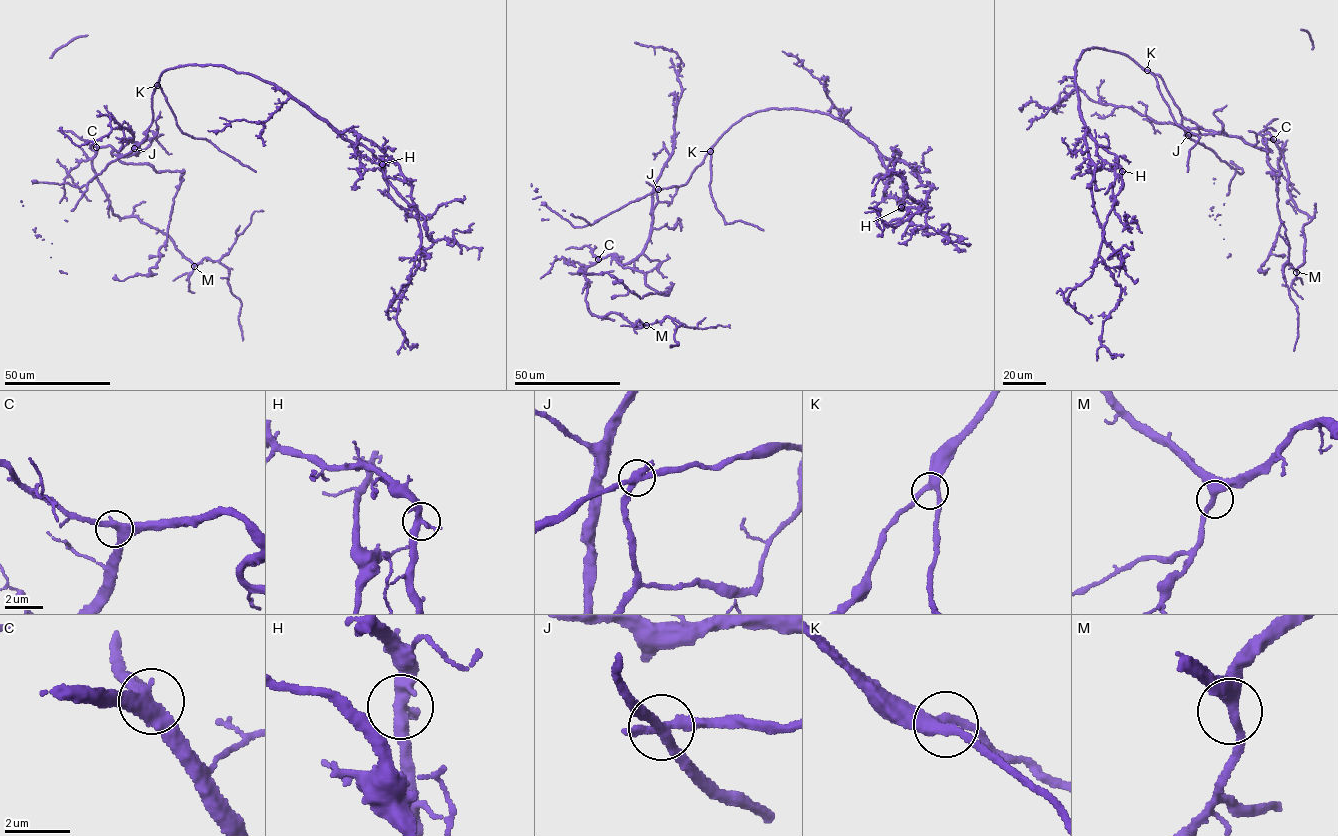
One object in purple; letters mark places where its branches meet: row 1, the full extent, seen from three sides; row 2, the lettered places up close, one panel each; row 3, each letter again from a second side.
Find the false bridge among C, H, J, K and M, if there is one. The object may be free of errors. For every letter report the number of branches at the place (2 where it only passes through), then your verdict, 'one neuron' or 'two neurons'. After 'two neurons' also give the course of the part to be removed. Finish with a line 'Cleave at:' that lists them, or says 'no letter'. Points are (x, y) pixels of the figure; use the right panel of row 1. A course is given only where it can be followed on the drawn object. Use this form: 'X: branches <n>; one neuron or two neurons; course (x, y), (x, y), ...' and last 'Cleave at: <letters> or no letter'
C: branches 3; one neuron
H: branches 3; one neuron
J: branches 3; two neurons; course (1188, 135), (1266, 151), (1270, 139), (1294, 203), (1313, 217), (1303, 263), (1283, 265), (1294, 351)
K: branches 3; one neuron
M: branches 3; one neuron
Cleave at: J

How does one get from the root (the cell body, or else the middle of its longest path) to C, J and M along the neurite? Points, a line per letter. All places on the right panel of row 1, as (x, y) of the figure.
C: (1139, 66), (1162, 79), (1181, 115), (1202, 134), (1238, 136), (1266, 151), (1263, 138), (1273, 139)
J: (1139, 66), (1162, 79), (1179, 108), (1182, 127), (1188, 135)
M: (1139, 66), (1202, 134), (1266, 151), (1263, 138), (1274, 142), (1294, 203), (1313, 217), (1296, 272)

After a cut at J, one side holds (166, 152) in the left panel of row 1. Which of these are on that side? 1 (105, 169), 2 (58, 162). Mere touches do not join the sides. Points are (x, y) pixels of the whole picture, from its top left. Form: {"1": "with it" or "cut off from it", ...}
{"1": "cut off from it", "2": "with it"}

